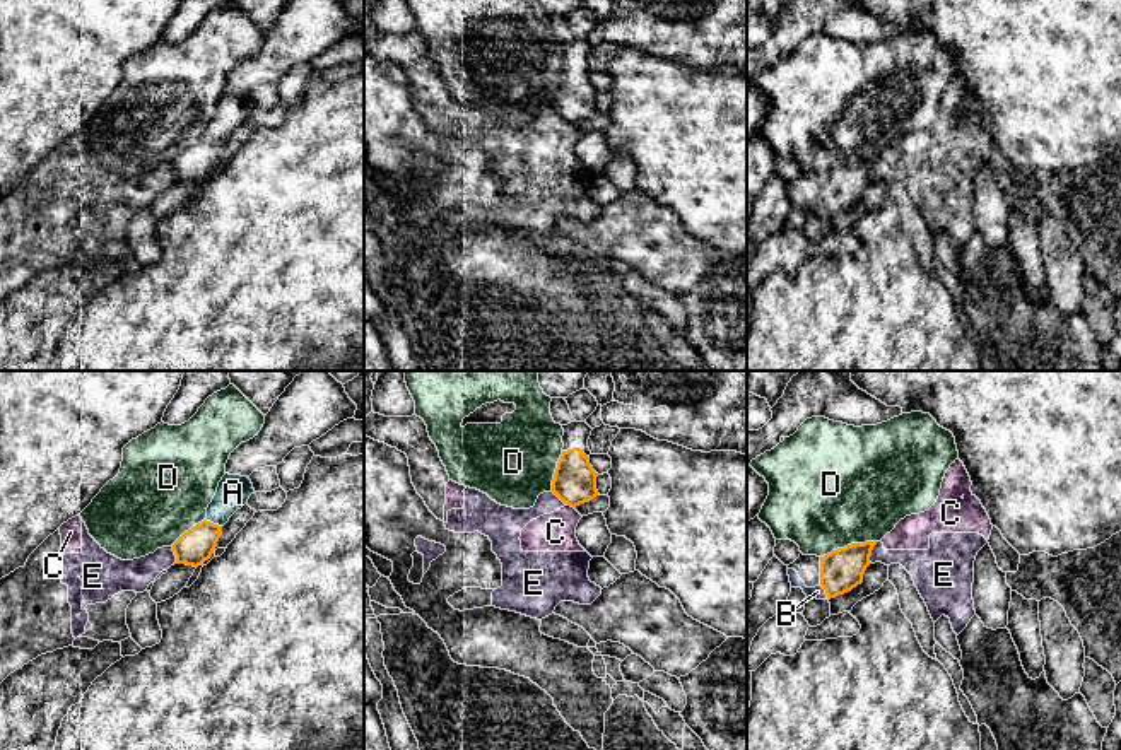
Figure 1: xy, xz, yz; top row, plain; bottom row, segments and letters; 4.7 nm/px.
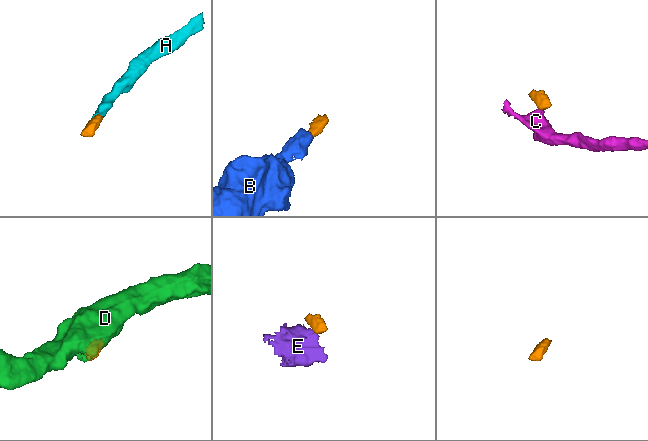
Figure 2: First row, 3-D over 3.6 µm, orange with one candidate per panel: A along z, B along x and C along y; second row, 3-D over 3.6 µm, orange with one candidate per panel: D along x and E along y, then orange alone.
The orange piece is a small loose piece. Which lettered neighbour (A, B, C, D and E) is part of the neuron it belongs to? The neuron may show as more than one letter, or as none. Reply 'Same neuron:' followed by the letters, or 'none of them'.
Same neuron: A, B

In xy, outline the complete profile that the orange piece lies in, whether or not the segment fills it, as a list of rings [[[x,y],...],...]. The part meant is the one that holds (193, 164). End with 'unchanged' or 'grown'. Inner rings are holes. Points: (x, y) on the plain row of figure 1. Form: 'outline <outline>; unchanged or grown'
outline [[[226,91],[207,125],[207,135],[173,161],[174,181],[198,185],[208,178],[217,164],[222,144],[248,120],[251,111],[255,111],[255,106],[248,94]]]; grown

